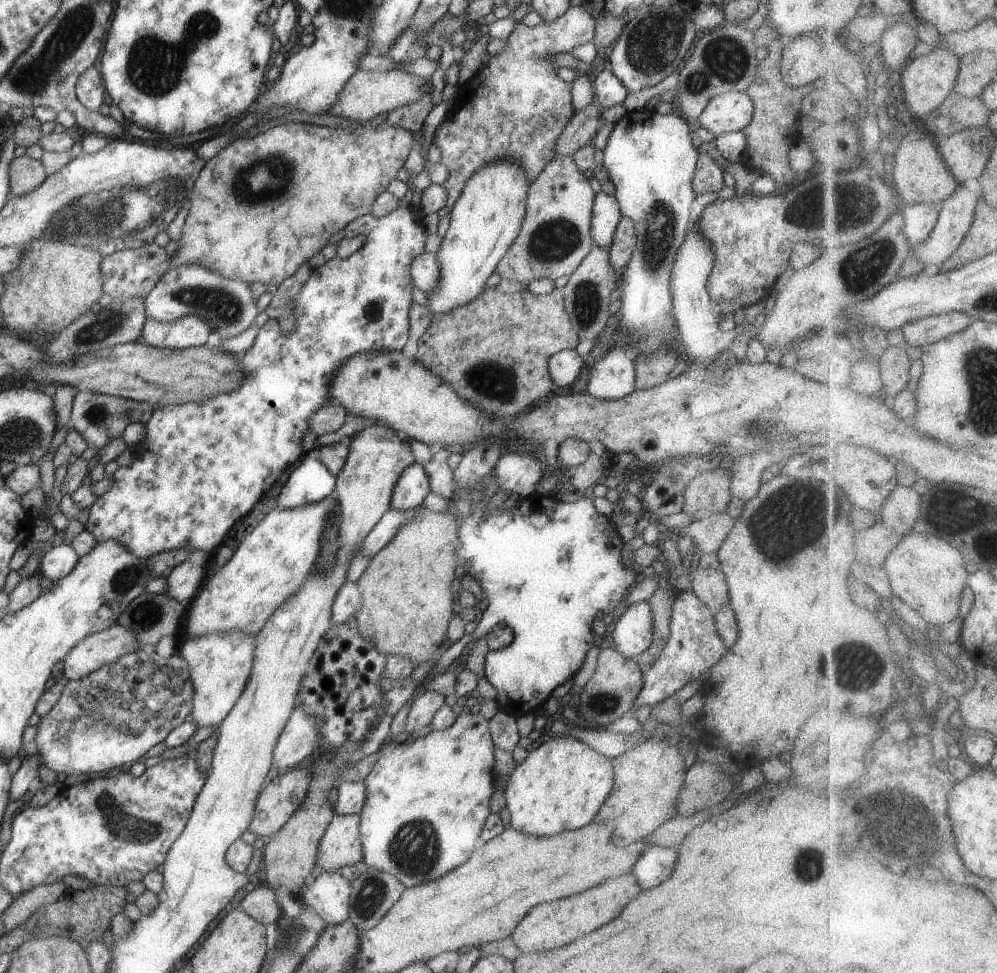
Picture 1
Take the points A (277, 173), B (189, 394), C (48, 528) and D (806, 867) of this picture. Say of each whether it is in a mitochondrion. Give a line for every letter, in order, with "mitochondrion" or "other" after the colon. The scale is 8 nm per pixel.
A: mitochondrion
B: other
C: other
D: mitochondrion

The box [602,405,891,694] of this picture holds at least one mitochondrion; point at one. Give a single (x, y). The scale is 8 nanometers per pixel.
(780, 531)

